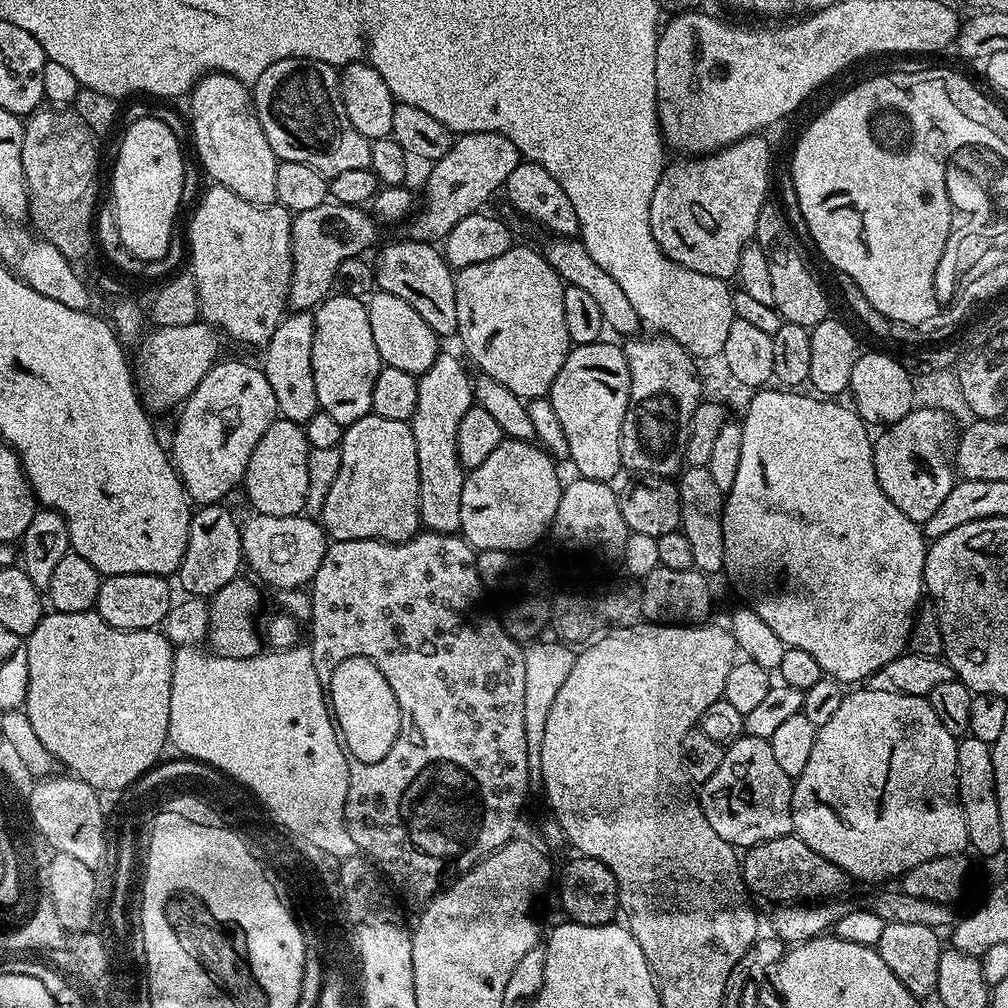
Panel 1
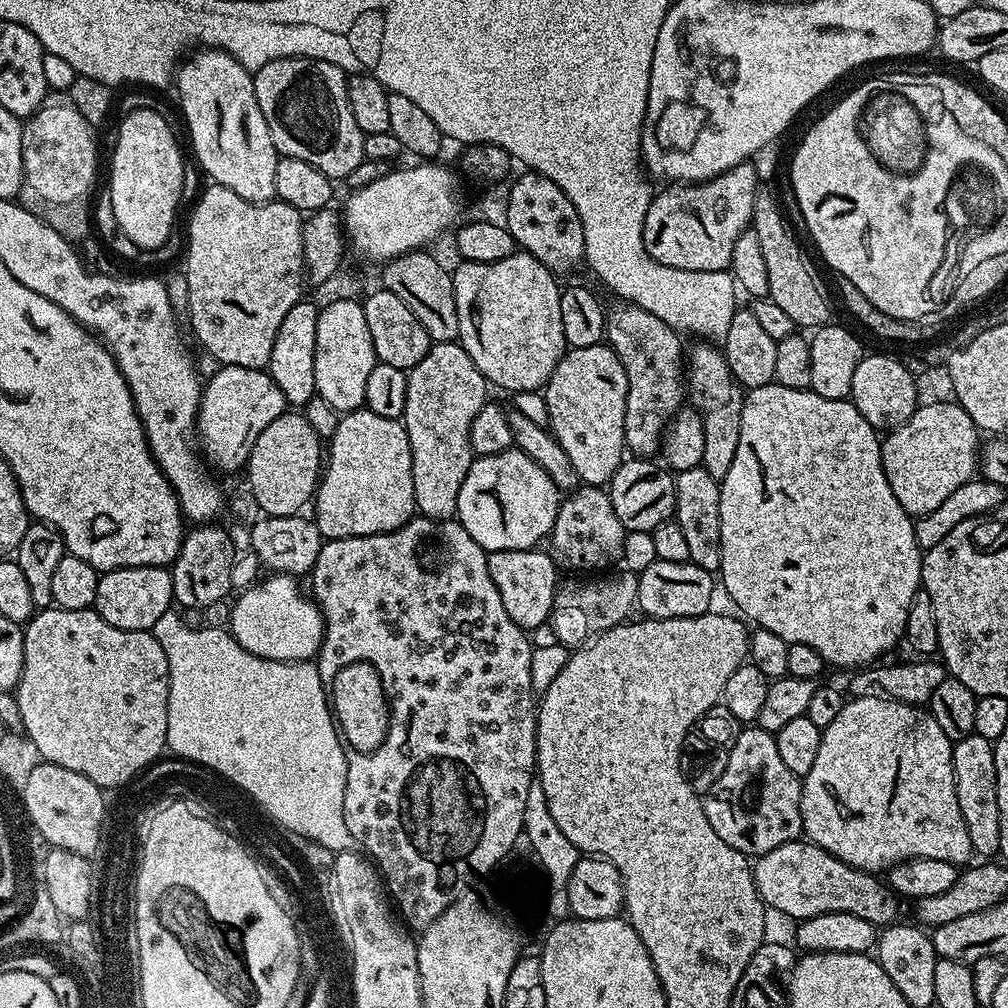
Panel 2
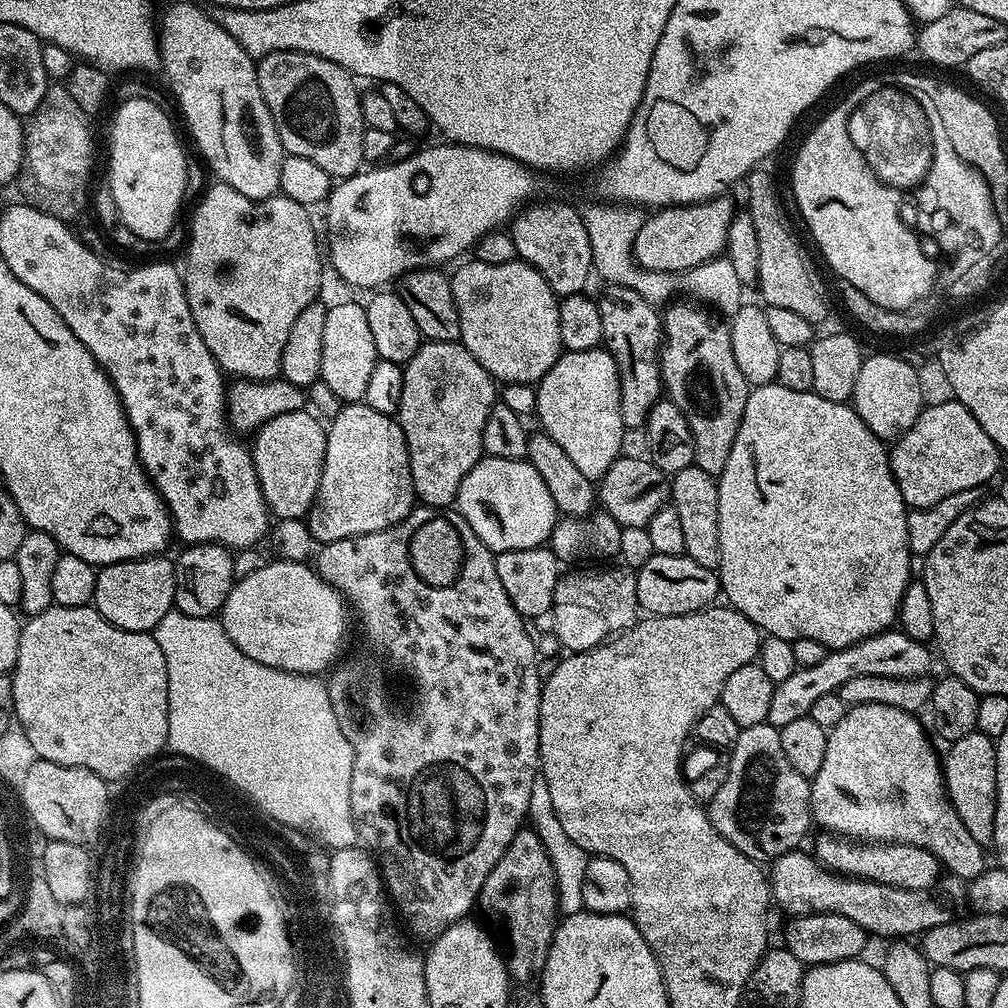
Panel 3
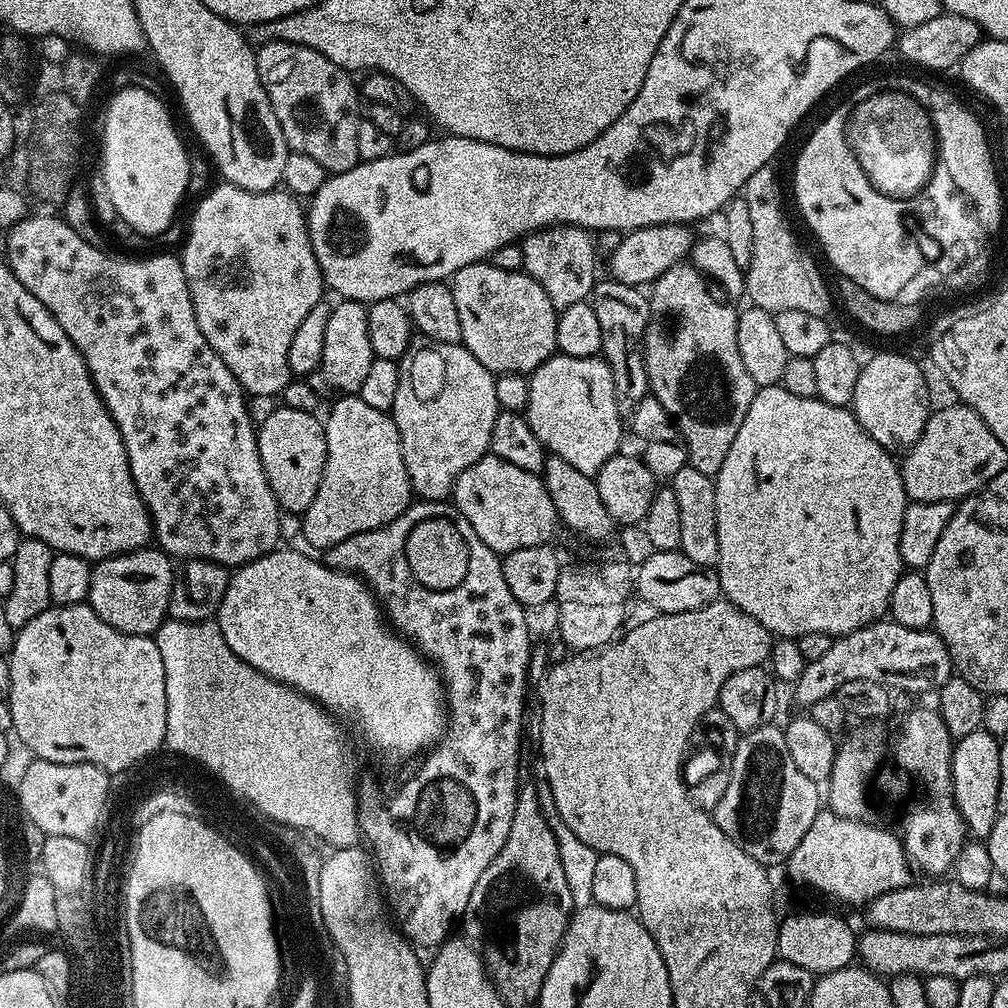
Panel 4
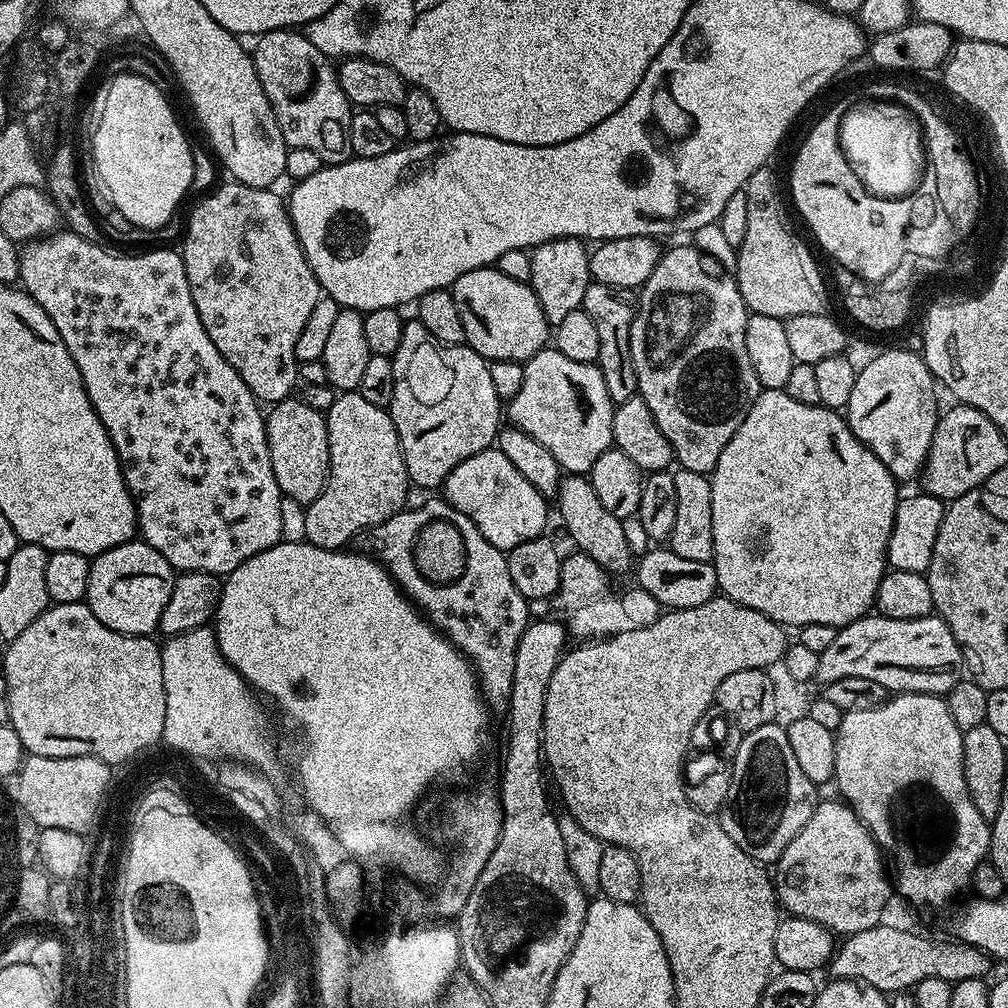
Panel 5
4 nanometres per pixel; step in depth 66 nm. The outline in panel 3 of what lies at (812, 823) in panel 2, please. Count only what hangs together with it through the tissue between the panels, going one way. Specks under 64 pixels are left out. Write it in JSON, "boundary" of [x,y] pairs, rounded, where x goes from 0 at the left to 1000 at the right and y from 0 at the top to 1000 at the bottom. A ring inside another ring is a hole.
{"boundary":[[[856,698],[855,700],[847,700],[842,702],[841,706],[835,712],[835,716],[831,716],[831,720],[823,723],[821,735],[819,736],[819,752],[815,752],[815,764],[812,764],[812,768],[805,771],[806,779],[806,813],[811,818],[814,817],[816,824],[821,827],[828,827],[850,835],[860,835],[862,837],[902,837],[903,839],[911,839],[917,841],[923,847],[927,847],[933,852],[934,858],[938,862],[940,861],[946,868],[952,872],[952,875],[965,873],[970,867],[974,867],[978,860],[976,854],[977,838],[966,835],[966,831],[962,831],[962,827],[958,824],[958,819],[954,819],[954,812],[950,812],[950,808],[946,804],[946,800],[940,794],[940,785],[937,782],[937,767],[935,765],[935,754],[925,743],[925,738],[921,735],[921,730],[917,727],[917,722],[913,719],[912,709],[900,706],[899,704],[891,704],[887,700],[875,700],[874,698]]]}

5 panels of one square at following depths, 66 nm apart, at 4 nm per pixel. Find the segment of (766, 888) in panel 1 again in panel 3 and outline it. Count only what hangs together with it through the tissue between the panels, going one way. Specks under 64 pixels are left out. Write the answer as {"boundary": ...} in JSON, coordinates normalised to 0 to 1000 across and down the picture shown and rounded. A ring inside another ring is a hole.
{"boundary":[[[798,843],[781,845],[764,857],[764,889],[776,904],[782,905],[783,910],[810,907],[838,908],[844,914],[849,915],[862,930],[885,929],[881,931],[909,931],[918,925],[922,925],[927,919],[935,919],[940,916],[942,906],[937,902],[933,893],[925,890],[924,884],[912,885],[911,883],[899,883],[891,879],[879,879],[875,875],[866,873],[851,873],[843,869],[834,869],[822,865],[809,848],[798,846]]]}

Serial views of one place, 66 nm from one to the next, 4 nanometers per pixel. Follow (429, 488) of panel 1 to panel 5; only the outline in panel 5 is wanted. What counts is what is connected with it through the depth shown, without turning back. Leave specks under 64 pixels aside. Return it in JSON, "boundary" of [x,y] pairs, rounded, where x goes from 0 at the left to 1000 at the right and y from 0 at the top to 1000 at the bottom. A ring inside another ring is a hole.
{"boundary":[[[415,315],[402,320],[399,339],[389,353],[391,363],[391,395],[385,402],[385,410],[395,431],[399,454],[403,458],[405,475],[417,484],[436,485],[440,476],[462,454],[480,448],[493,439],[498,424],[498,398],[491,390],[489,376],[486,375],[485,358],[473,351],[463,340],[440,341]]]}

